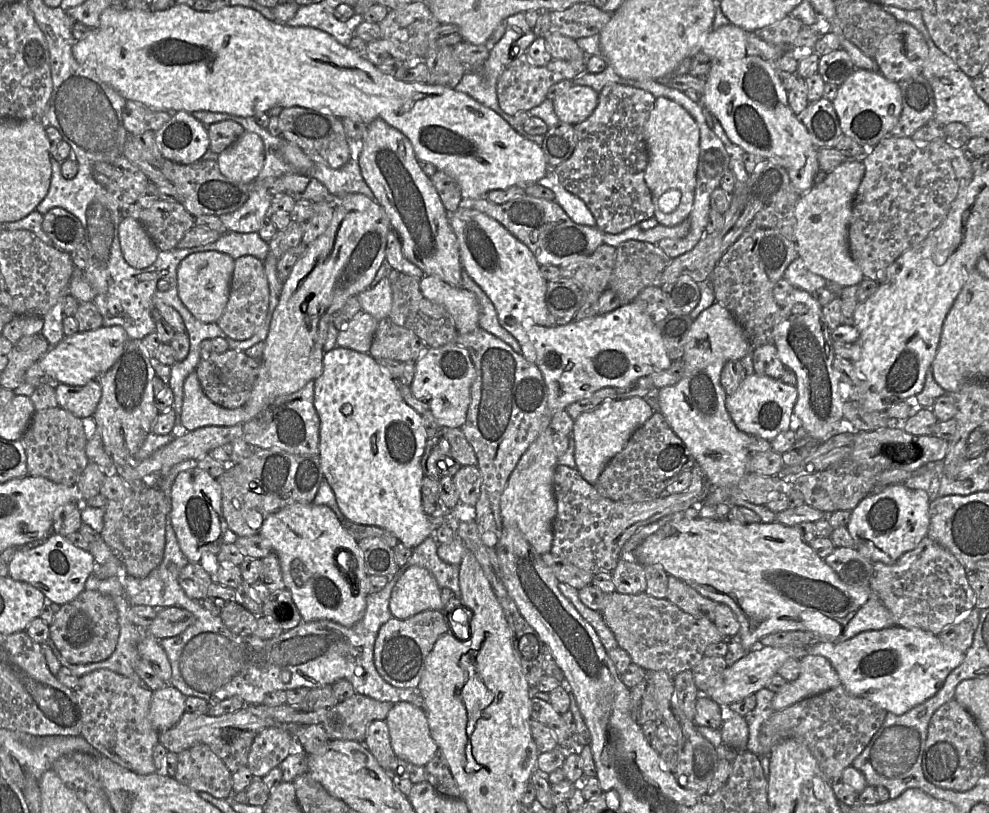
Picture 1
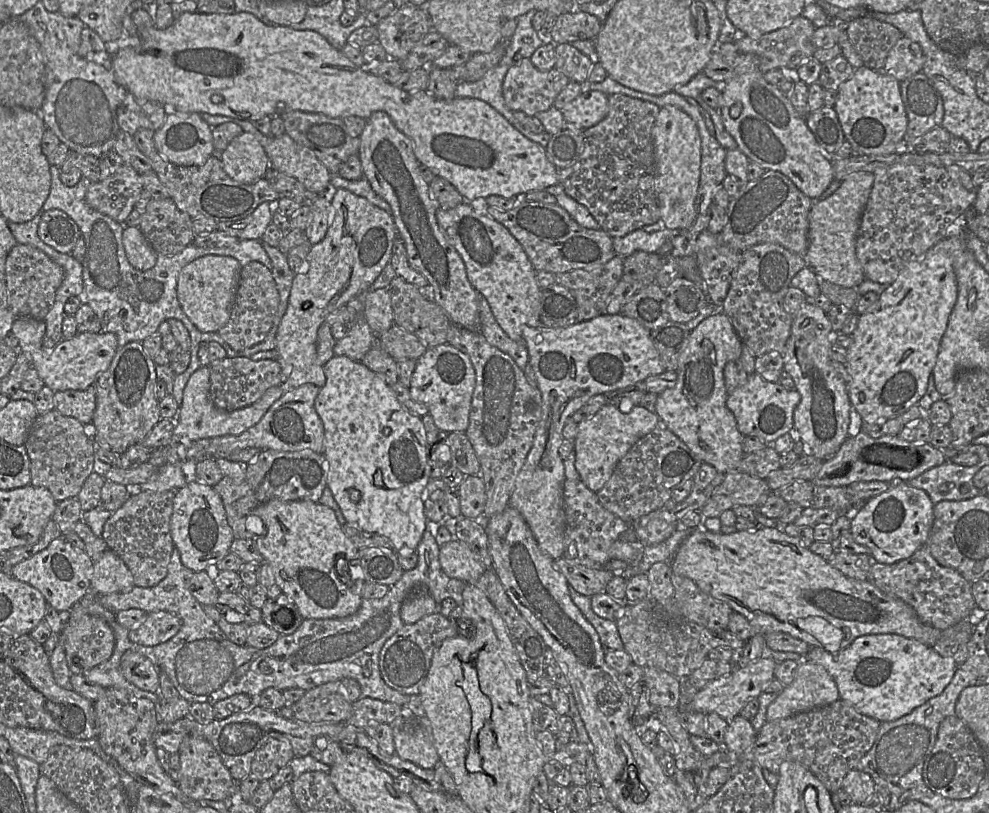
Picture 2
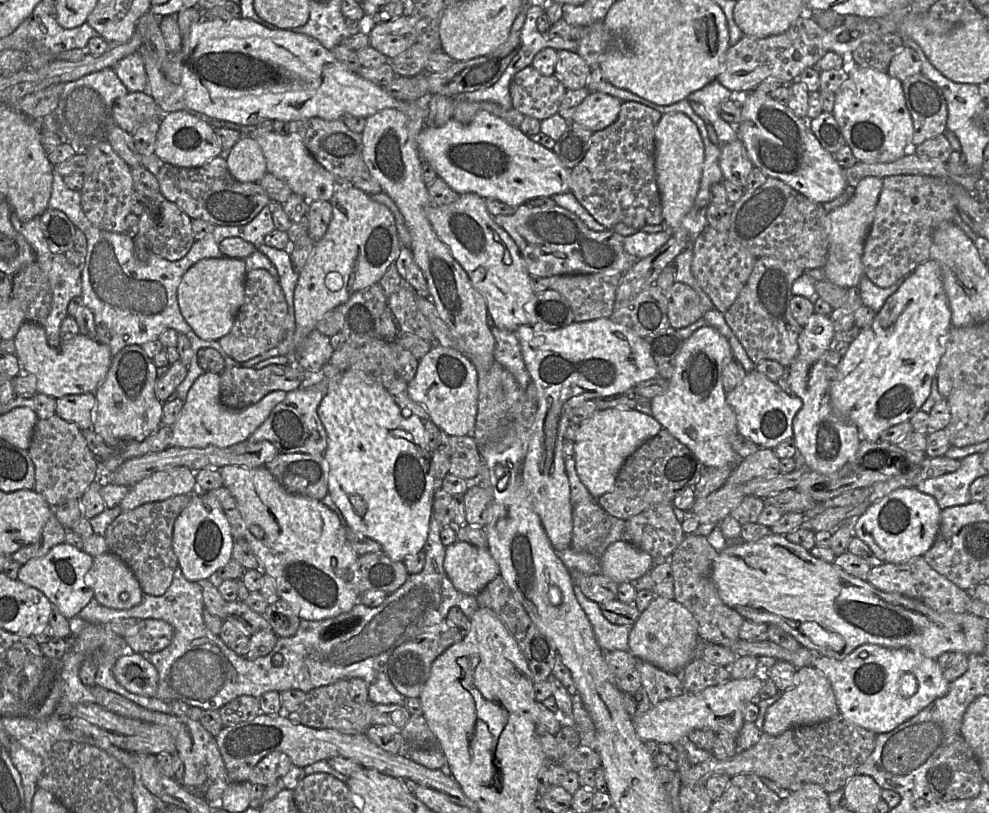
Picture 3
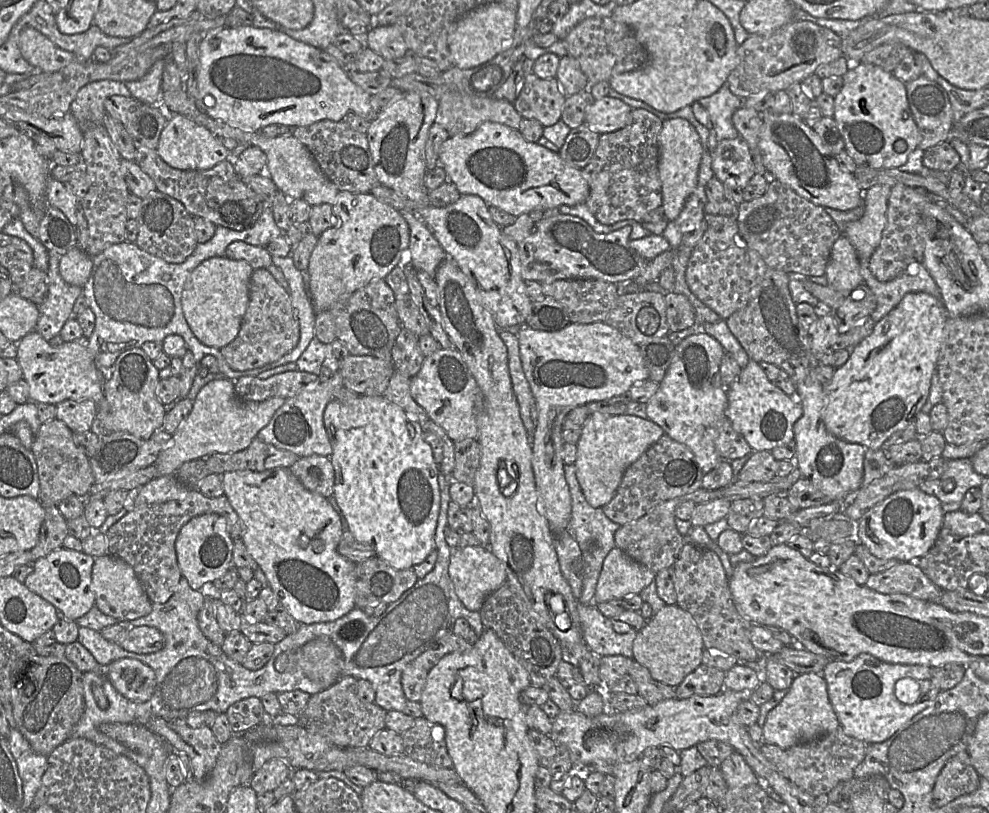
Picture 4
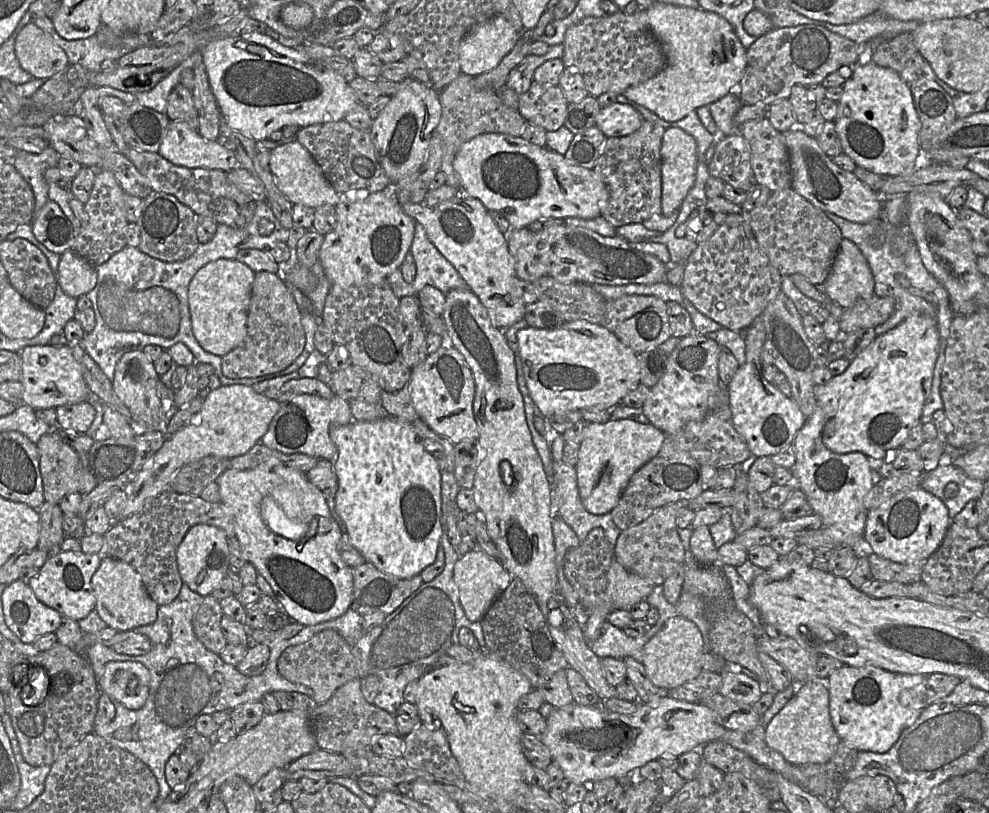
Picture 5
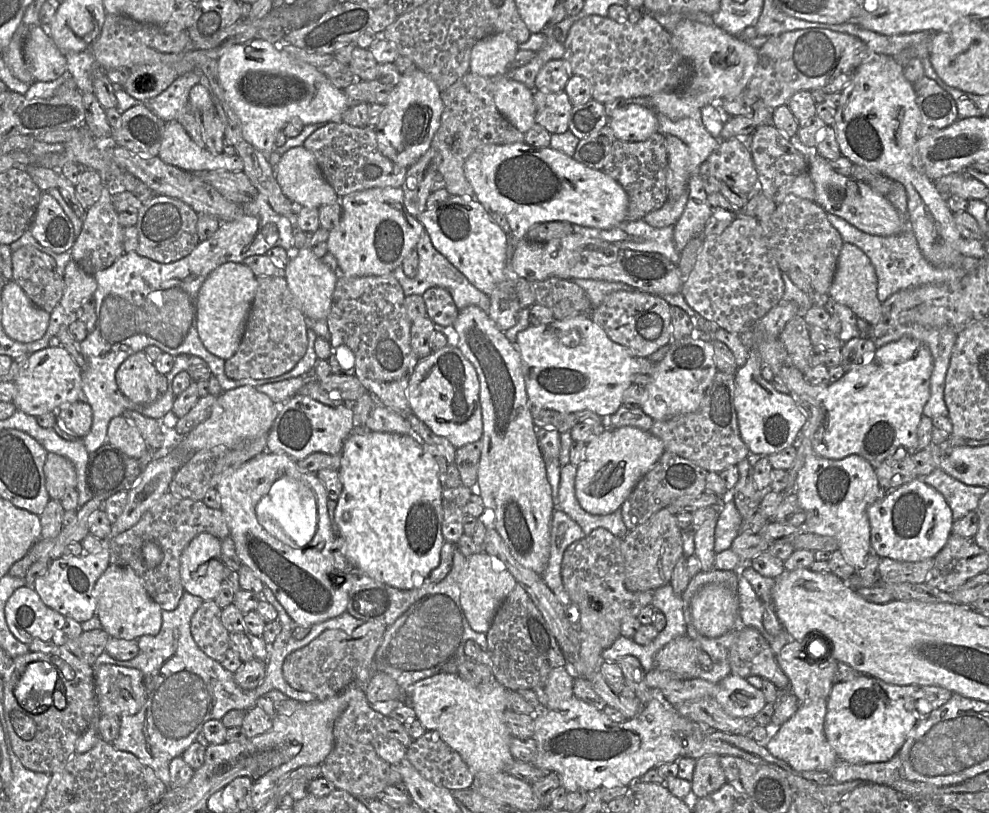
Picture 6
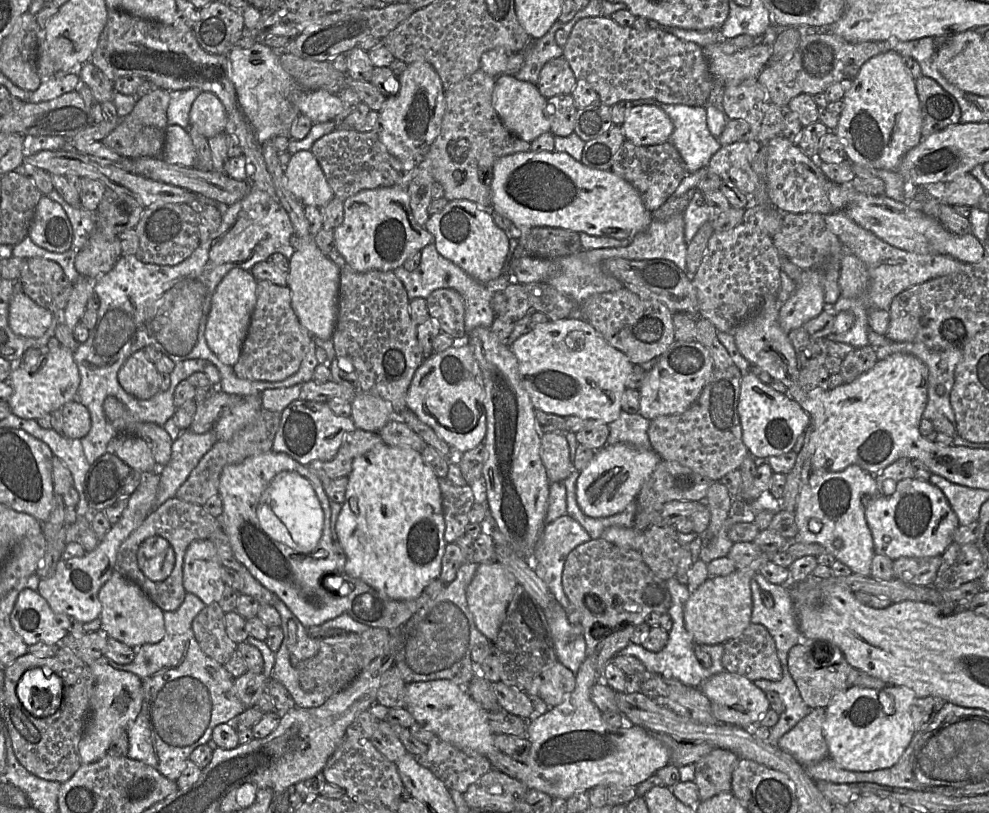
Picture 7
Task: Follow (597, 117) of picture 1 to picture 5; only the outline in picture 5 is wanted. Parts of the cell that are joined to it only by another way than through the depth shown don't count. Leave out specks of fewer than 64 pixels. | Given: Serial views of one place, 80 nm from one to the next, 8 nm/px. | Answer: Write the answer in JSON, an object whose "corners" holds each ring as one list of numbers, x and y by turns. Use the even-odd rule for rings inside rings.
{"corners":[[643,120,634,133,622,137,607,137,602,153,592,169,609,191,609,199,601,216,611,225,621,227,642,223,662,214,661,144,665,128]]}

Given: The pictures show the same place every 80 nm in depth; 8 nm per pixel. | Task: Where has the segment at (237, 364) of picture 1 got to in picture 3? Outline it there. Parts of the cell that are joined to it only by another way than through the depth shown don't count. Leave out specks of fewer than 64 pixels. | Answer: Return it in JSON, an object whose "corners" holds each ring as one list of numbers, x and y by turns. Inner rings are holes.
{"corners":[[269,364,261,369,226,366,220,373,220,402,230,409,243,409,259,402,268,393,281,390,289,393,300,388,305,370,290,365]]}

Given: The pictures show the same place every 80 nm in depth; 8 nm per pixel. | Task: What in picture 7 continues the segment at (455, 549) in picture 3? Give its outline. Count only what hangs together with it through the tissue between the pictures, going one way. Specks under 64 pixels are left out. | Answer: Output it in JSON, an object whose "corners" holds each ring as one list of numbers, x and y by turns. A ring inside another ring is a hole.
{"corners":[[498,561,478,564,475,574,466,589,466,599,477,629,491,642,497,638,505,619,509,602,518,585,515,576]]}

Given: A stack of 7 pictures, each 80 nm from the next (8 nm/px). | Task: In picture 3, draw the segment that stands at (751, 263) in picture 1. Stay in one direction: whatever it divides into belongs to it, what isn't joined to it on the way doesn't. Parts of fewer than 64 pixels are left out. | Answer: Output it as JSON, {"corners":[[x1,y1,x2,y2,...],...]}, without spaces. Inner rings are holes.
{"corners":[[771,257,757,258,747,283,740,291,724,318,747,355,756,365,761,360,775,360,788,368,798,351,798,337,802,327,790,310,793,282,805,271,789,261]]}

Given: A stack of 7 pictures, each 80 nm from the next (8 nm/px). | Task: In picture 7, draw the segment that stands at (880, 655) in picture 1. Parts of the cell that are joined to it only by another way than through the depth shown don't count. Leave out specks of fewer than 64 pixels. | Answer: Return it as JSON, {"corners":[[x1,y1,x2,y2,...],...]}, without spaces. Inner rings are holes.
{"corners":[[888,684,881,690,850,686,837,693,825,709,823,722,828,757,849,771,869,772,894,766,916,733,913,708,917,698,910,688]]}

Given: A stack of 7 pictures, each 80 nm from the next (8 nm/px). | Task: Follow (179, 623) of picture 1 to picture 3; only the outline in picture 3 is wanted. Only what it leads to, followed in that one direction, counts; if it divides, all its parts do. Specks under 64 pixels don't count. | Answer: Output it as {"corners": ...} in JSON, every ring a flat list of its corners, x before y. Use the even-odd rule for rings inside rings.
{"corners":[[144,619,127,633,124,641,134,653,153,653,166,648,173,633,172,626,163,620]]}

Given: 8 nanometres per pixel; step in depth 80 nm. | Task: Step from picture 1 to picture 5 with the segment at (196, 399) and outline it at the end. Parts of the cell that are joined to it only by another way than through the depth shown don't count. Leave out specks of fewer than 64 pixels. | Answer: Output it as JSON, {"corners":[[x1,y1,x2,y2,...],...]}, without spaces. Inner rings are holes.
{"corners":[[221,385,209,391,201,410,191,423,169,436,135,479,123,488,127,493,127,501,120,520,139,512,147,501,169,490,173,476,184,465,207,456,230,459,247,453,256,443,261,442,281,406,282,403,255,392,248,385]]}

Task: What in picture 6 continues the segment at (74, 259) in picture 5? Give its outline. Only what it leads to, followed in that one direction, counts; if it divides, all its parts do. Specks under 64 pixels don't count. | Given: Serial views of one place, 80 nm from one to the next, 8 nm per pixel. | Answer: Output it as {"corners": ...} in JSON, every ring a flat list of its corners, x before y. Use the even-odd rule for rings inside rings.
{"corners":[[73,259,67,263,63,279,65,288,60,304,67,314,64,325,68,327,78,319,82,302,95,293,97,281,94,275,86,273]]}

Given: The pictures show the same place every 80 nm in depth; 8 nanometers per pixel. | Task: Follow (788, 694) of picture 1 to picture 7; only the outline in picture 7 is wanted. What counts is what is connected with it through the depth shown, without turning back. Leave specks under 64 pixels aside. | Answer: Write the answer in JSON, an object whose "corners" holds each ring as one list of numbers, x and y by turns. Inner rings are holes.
{"corners":[[814,708,778,741,777,747,789,754,803,766,816,763,828,757,829,751,823,734,825,709]]}

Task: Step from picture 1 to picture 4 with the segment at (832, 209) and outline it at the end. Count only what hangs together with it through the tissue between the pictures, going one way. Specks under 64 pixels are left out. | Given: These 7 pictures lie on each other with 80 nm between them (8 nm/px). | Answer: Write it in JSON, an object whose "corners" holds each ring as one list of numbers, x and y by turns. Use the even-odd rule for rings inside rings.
{"corners":[[875,185,863,190,864,213,860,219,848,222,842,232,855,248,860,264,863,259,870,259,881,241,887,223,890,188]]}

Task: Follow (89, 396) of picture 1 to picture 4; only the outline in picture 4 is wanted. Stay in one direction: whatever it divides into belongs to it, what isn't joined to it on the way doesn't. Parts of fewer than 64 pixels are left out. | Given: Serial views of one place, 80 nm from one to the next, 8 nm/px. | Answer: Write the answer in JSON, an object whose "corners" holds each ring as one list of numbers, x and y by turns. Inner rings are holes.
{"corners":[[64,400,56,404,56,418,64,422,72,432,86,432,96,418,97,405,92,400]]}

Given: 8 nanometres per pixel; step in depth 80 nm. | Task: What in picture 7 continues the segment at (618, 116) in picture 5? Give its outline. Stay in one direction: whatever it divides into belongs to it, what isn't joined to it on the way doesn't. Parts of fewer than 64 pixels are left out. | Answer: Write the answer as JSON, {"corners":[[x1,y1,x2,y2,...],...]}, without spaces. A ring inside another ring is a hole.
{"corners":[[639,105,627,110,621,128,626,140,642,146,667,142,674,130,670,117,654,105]]}

